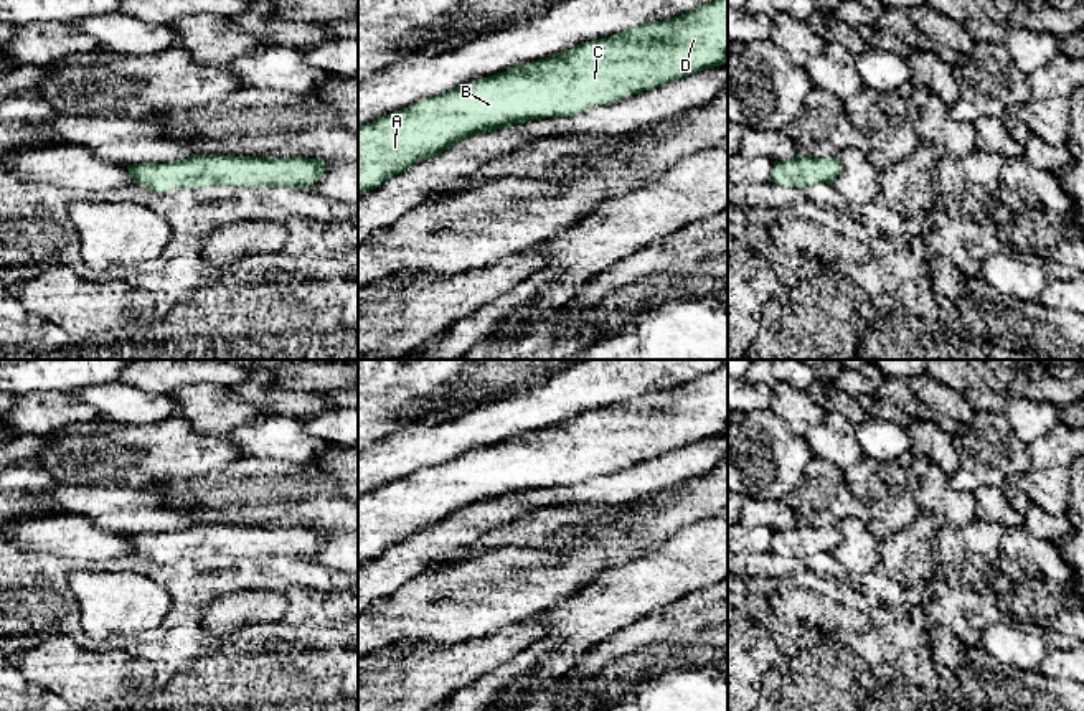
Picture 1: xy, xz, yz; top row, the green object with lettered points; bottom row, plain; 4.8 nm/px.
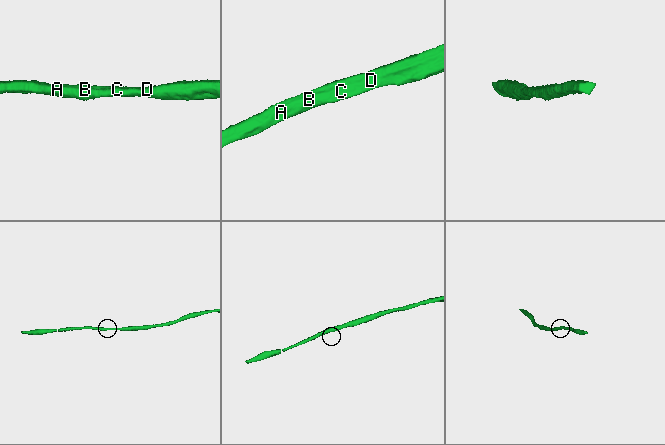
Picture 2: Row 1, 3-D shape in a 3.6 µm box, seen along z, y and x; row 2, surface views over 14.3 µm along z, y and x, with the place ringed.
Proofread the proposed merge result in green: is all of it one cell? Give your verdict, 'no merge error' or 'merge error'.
no merge error

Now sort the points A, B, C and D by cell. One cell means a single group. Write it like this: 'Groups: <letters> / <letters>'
Groups: A B C D

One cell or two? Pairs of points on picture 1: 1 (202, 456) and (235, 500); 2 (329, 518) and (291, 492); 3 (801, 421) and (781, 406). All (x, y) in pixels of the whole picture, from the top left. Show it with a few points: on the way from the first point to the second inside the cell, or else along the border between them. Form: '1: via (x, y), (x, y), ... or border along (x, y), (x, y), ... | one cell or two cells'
1: border along (245, 457), (221, 469), (177, 477) | two cells
2: via (319, 508), (307, 497), (301, 495) | one cell
3: via (796, 416), (786, 406) | one cell

